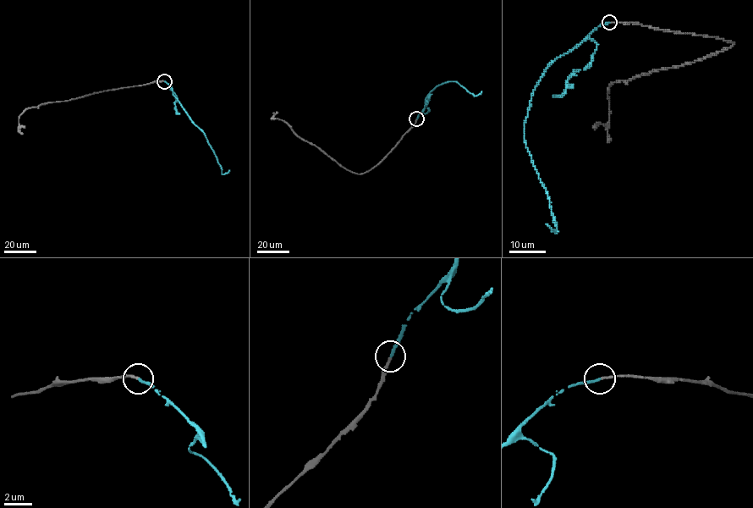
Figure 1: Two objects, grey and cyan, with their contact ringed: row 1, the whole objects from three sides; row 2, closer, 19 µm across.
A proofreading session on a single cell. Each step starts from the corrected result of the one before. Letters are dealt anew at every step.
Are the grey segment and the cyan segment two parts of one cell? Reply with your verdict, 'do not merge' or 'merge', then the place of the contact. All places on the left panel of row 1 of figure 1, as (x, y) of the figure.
merge | (164, 81)

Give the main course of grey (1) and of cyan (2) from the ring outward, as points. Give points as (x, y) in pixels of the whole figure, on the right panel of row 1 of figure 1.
1: (609, 23), (639, 23), (733, 44), (729, 48), (688, 63), (614, 82), (607, 92), (607, 141)
2: (608, 23), (599, 25), (557, 57), (542, 74), (530, 101), (524, 140), (548, 195), (556, 234), (546, 223)

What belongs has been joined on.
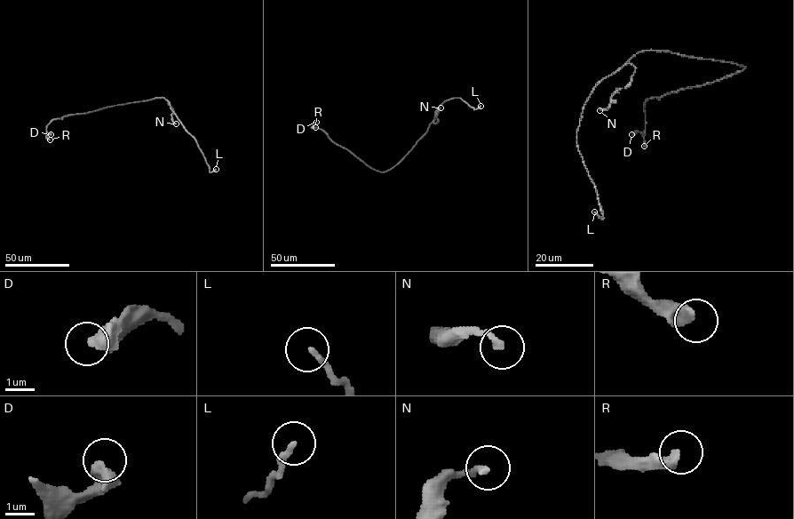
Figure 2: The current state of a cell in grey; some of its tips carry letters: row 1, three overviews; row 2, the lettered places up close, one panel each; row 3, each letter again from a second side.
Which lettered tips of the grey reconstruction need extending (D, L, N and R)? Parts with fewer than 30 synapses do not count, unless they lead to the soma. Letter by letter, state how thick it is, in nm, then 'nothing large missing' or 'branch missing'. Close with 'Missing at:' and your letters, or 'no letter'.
D: 500 nm thick; nothing large missing
L: 180 nm thick; nothing large missing
N: 200 nm thick; nothing large missing
R: 440 nm thick; nothing large missing
Missing at: no letter

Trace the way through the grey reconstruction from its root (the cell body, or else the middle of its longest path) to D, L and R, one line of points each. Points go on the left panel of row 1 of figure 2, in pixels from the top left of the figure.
D: (146, 100), (56, 118), (46, 127), (46, 133), (51, 134)
L: (146, 100), (164, 98), (195, 139), (209, 171), (216, 169)
R: (146, 100), (53, 119), (46, 127), (47, 138), (50, 139)

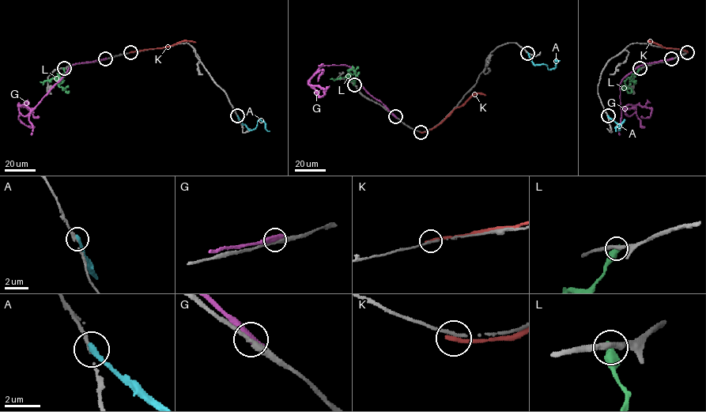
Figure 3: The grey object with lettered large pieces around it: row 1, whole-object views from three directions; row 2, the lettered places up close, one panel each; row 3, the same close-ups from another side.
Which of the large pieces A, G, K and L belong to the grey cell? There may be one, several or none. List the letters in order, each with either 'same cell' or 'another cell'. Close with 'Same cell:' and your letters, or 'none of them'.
A: another cell
G: another cell
K: another cell
L: another cell
Same cell: none of them

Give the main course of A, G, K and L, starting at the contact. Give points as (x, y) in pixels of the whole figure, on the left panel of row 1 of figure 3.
A: (238, 115), (250, 130), (255, 127), (260, 119), (269, 131)
G: (105, 58), (73, 64), (32, 110), (17, 104), (28, 107), (35, 118), (39, 117)
K: (130, 52), (164, 48), (183, 41), (195, 42)
L: (64, 68), (65, 73), (59, 75), (58, 86), (65, 88), (67, 92), (69, 91)

